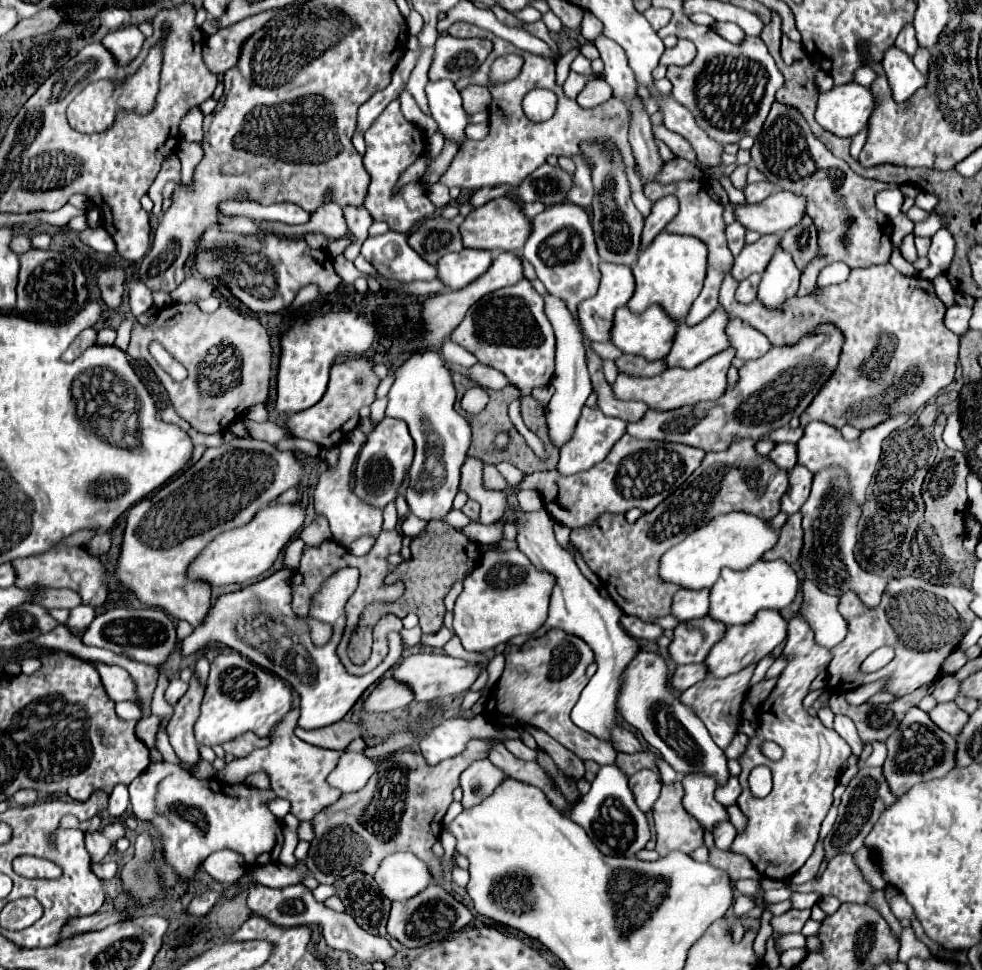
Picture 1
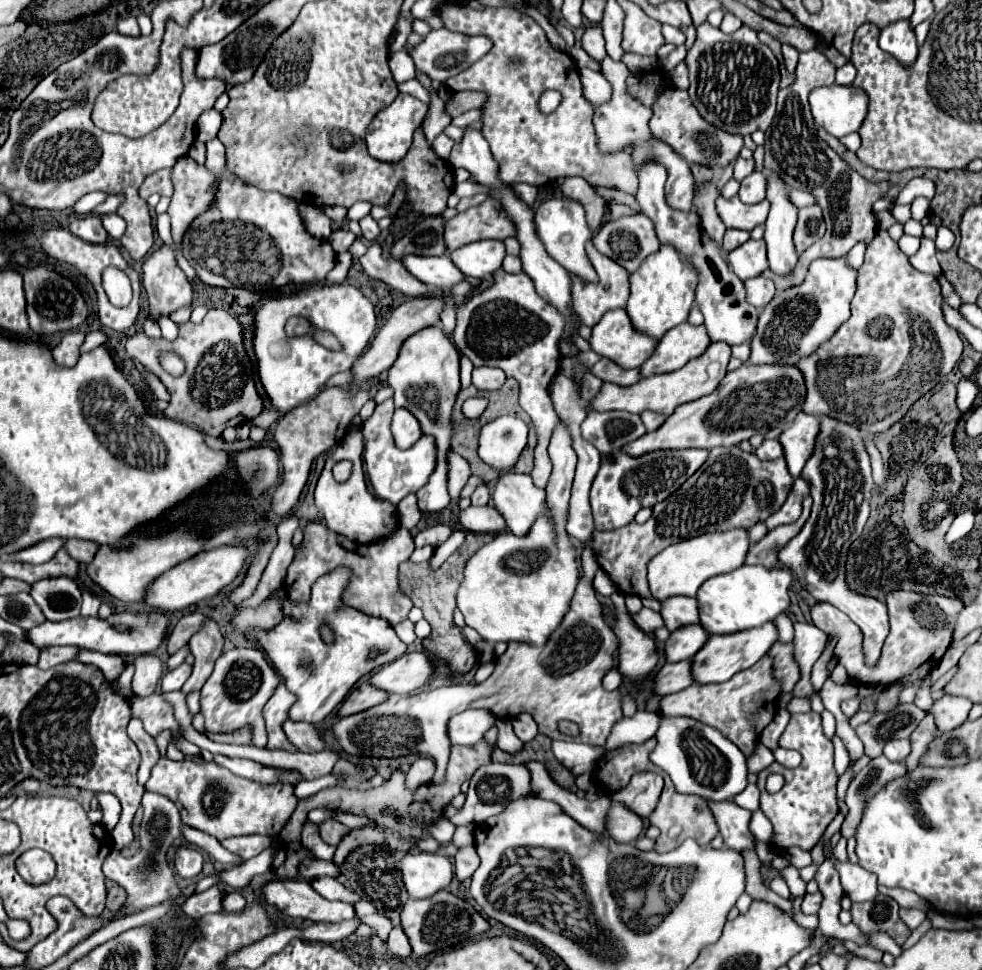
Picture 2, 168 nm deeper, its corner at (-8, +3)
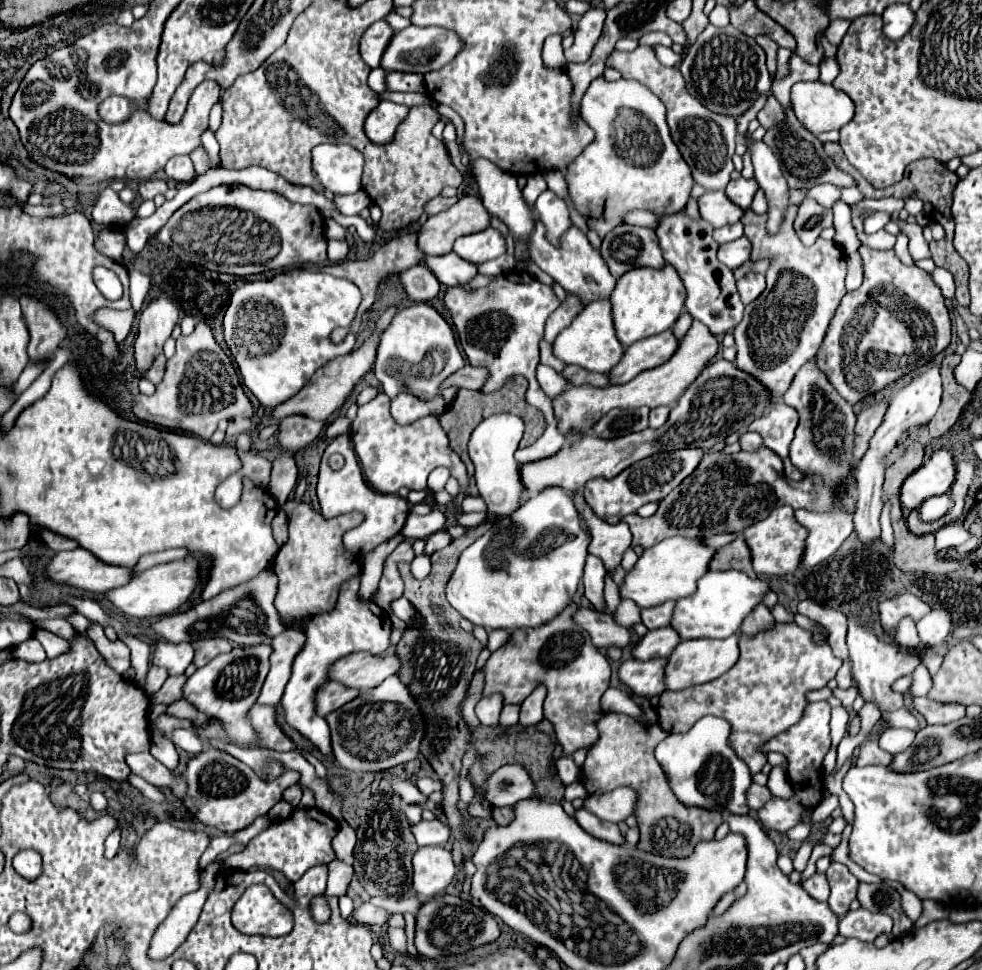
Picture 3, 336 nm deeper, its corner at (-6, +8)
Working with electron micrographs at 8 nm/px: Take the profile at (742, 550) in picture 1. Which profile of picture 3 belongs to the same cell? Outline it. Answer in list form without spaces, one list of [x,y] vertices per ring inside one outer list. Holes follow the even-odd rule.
[[[673,536],[667,538],[653,548],[647,548],[635,568],[625,576],[625,584],[621,588],[621,598],[631,598],[641,608],[651,608],[663,604],[665,600],[677,600],[683,596],[691,596],[695,592],[695,582],[709,572],[711,556],[715,556],[715,548],[707,546],[703,538],[683,538]]]

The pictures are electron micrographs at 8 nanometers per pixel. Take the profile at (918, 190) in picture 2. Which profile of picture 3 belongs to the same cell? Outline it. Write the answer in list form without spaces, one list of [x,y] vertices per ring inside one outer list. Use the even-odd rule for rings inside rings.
[[[909,194],[909,196],[905,196],[903,200],[905,200],[905,210],[907,210],[911,216],[915,216],[915,214],[919,214],[919,212],[923,210],[923,202],[921,202],[915,194]]]

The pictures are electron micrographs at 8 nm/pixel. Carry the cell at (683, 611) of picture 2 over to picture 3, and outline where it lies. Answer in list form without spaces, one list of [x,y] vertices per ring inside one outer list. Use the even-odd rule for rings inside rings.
[[[667,600],[655,608],[647,608],[647,610],[641,610],[641,618],[643,618],[643,624],[649,628],[649,630],[655,630],[655,628],[663,628],[663,626],[671,626],[671,612],[675,610],[675,600]]]

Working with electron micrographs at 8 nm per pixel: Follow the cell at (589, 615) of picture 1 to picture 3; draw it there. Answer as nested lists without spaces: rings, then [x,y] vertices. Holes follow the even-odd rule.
[[[501,412],[485,418],[471,434],[469,458],[475,464],[475,484],[479,488],[481,498],[487,504],[489,516],[509,516],[523,504],[525,488],[519,476],[519,462],[515,460],[515,450],[519,448],[523,430],[525,422],[519,416]]]

